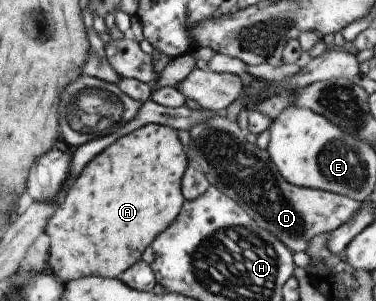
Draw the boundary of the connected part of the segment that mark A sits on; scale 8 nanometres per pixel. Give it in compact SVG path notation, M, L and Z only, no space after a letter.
M146 124L106 146L82 168L46 224L49 272L58 276L62 283L85 276L117 279L126 268L141 261L144 249L180 212L184 202L180 180L188 162L176 130L160 124Z

